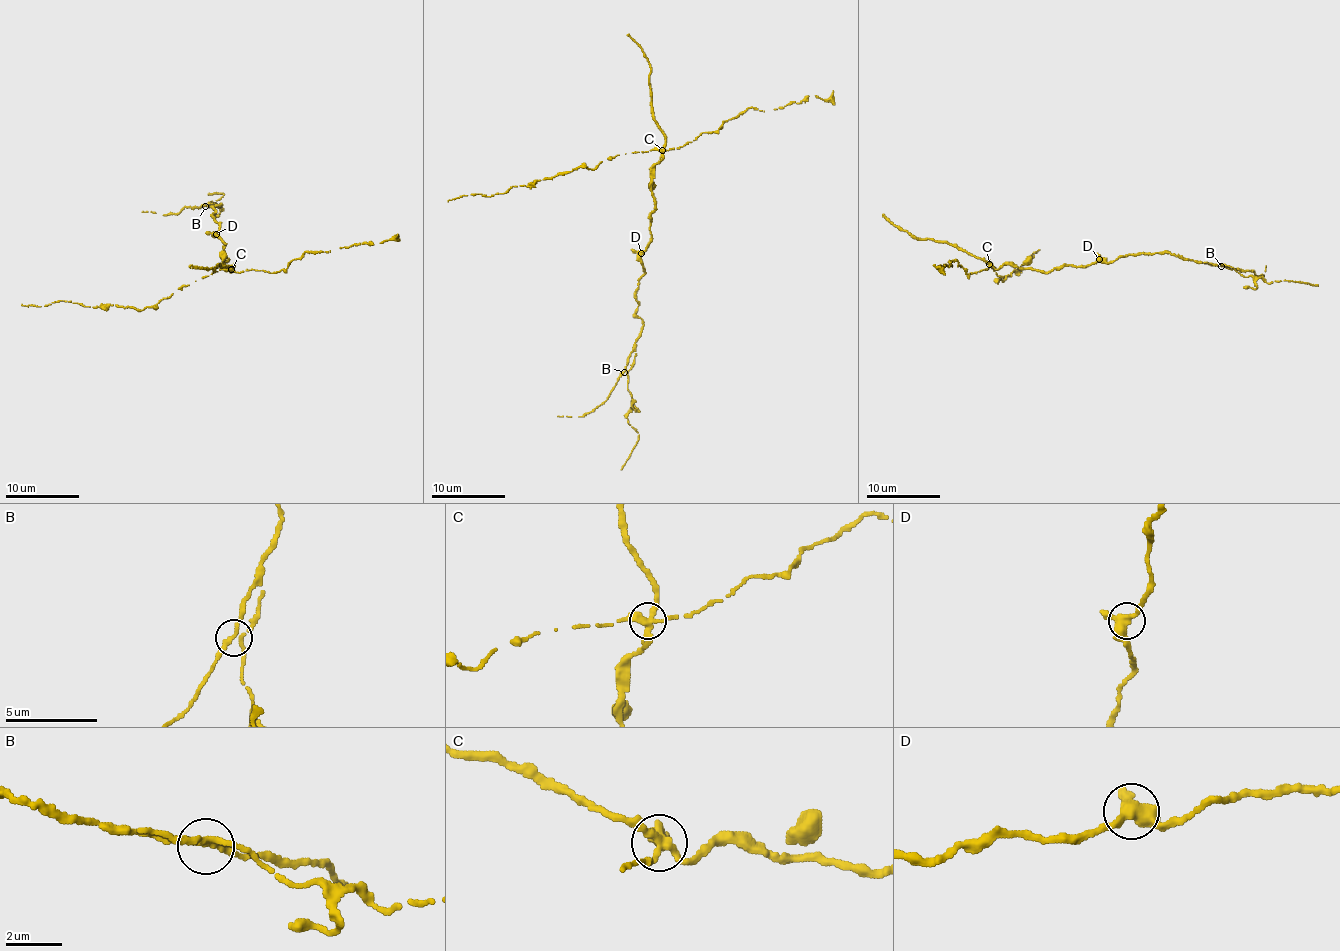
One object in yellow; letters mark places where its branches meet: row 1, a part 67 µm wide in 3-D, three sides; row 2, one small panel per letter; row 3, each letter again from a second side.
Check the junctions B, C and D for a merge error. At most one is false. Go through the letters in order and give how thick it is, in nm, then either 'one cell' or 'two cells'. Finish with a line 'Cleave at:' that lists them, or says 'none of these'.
B: 240 nm thick; one cell
C: 360 nm thick; two cells
D: 340 nm thick; one cell
Cleave at: C

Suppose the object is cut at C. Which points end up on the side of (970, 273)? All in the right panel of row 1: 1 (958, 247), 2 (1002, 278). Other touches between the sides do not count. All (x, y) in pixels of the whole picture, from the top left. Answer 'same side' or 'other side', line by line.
1: other side
2: same side

